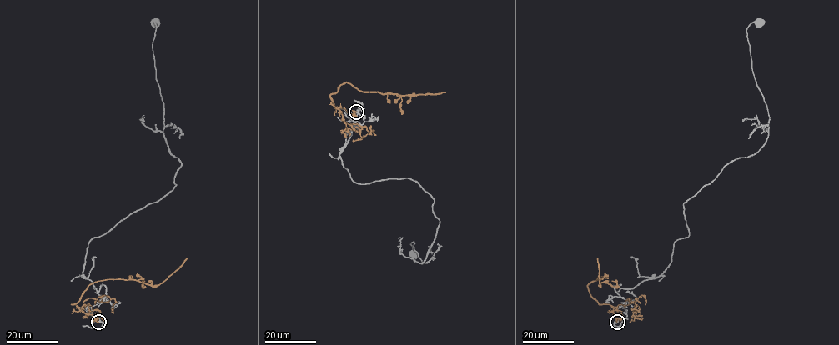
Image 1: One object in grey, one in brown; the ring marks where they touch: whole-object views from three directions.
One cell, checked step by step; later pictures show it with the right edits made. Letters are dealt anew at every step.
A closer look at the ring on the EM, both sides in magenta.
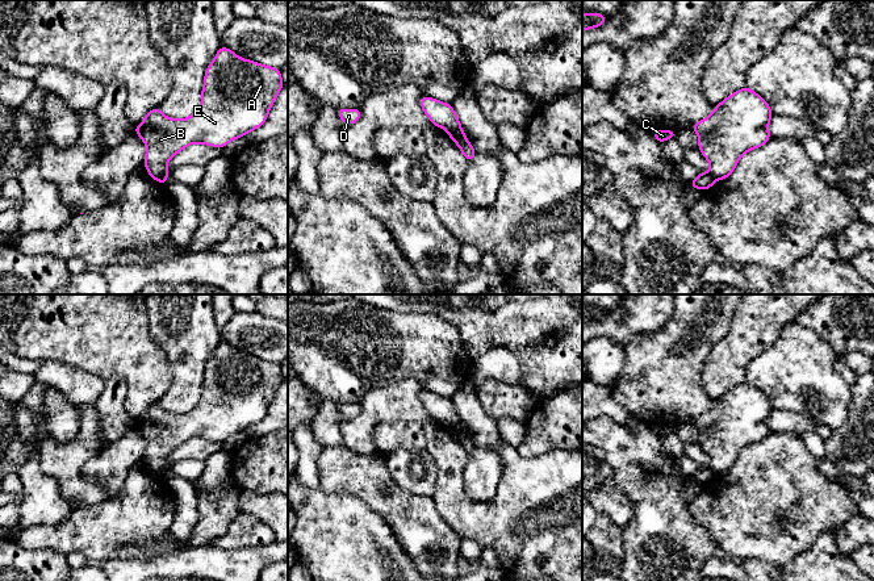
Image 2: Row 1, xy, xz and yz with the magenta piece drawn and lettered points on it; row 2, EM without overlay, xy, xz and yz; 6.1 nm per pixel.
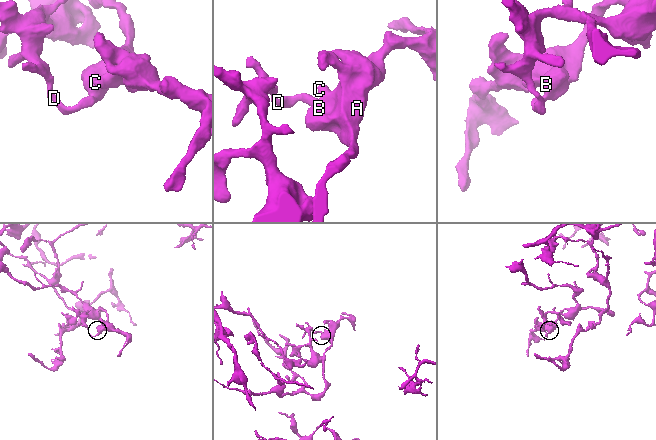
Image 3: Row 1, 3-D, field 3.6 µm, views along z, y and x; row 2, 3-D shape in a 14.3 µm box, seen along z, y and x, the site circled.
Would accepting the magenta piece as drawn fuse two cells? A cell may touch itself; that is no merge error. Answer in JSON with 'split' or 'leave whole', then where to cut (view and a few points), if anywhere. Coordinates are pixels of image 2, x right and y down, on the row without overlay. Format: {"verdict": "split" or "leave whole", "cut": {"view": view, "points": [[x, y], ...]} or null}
{"verdict": "split", "cut": {"view": "xz", "points": [[447, 423], [460, 425]]}}

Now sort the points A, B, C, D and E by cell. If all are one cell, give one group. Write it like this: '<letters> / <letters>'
A B C E / D

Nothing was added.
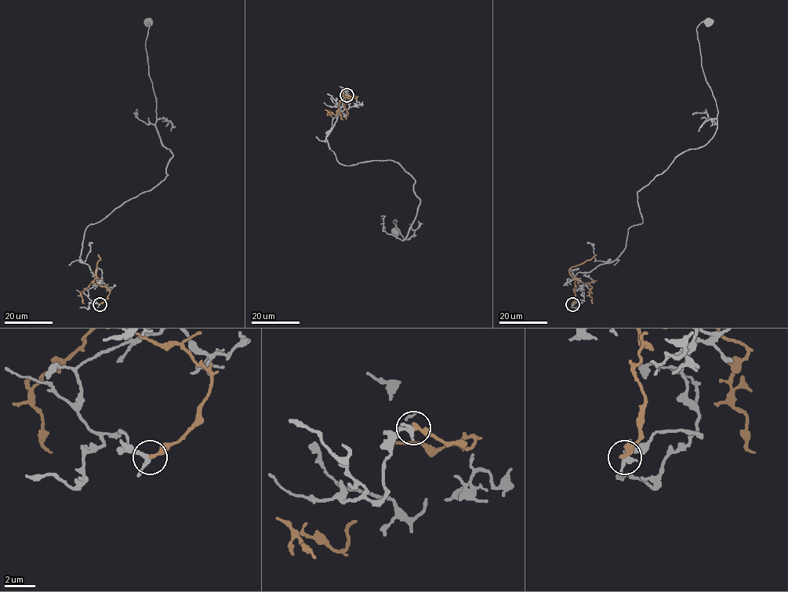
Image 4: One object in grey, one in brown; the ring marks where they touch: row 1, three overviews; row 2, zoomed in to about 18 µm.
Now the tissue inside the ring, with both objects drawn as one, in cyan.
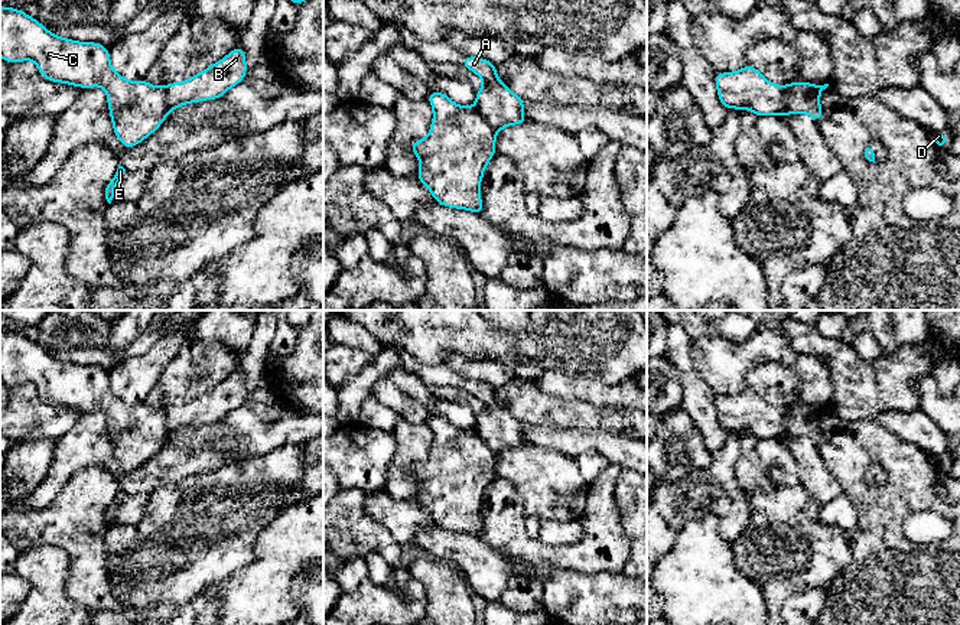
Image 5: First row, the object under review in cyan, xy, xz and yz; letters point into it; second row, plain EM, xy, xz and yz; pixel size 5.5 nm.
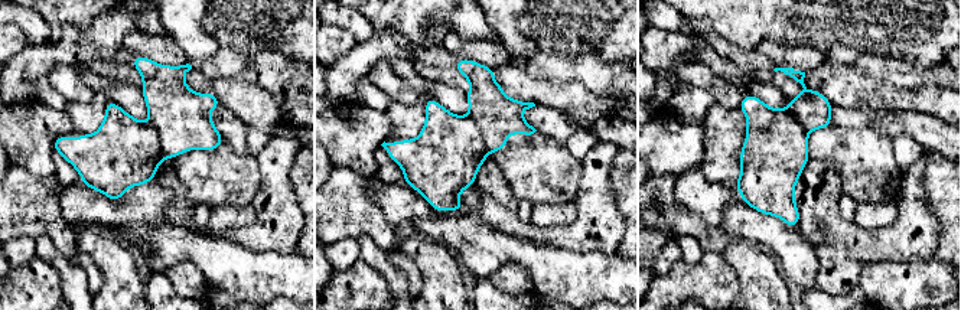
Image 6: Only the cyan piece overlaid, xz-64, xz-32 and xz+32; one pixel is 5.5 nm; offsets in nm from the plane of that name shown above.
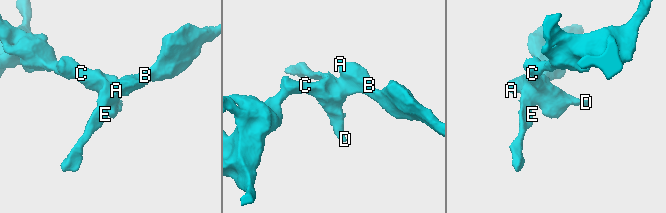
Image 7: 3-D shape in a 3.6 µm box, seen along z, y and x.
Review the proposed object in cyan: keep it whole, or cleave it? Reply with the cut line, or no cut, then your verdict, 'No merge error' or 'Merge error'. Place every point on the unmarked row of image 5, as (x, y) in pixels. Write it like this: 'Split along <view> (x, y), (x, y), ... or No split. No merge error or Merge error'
Split along yz (788, 409), (780, 438). Merge error

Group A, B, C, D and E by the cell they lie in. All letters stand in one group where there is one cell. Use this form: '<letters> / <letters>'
A B / C D E

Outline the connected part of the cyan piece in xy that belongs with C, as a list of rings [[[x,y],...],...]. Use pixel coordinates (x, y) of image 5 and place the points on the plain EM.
[[[0,329],[0,380],[9,388],[33,384],[51,406],[82,413],[102,410],[114,458],[126,472],[153,458],[169,437],[165,410],[123,401],[113,393],[104,368],[53,358],[16,331]]]

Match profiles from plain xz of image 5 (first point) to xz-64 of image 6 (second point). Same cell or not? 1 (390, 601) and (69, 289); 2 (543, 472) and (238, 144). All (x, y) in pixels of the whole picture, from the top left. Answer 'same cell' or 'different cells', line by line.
1: different cells
2: different cells

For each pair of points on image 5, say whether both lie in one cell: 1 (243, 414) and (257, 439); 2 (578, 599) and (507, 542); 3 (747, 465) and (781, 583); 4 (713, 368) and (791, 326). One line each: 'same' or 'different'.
1: same
2: different
3: same
4: different

